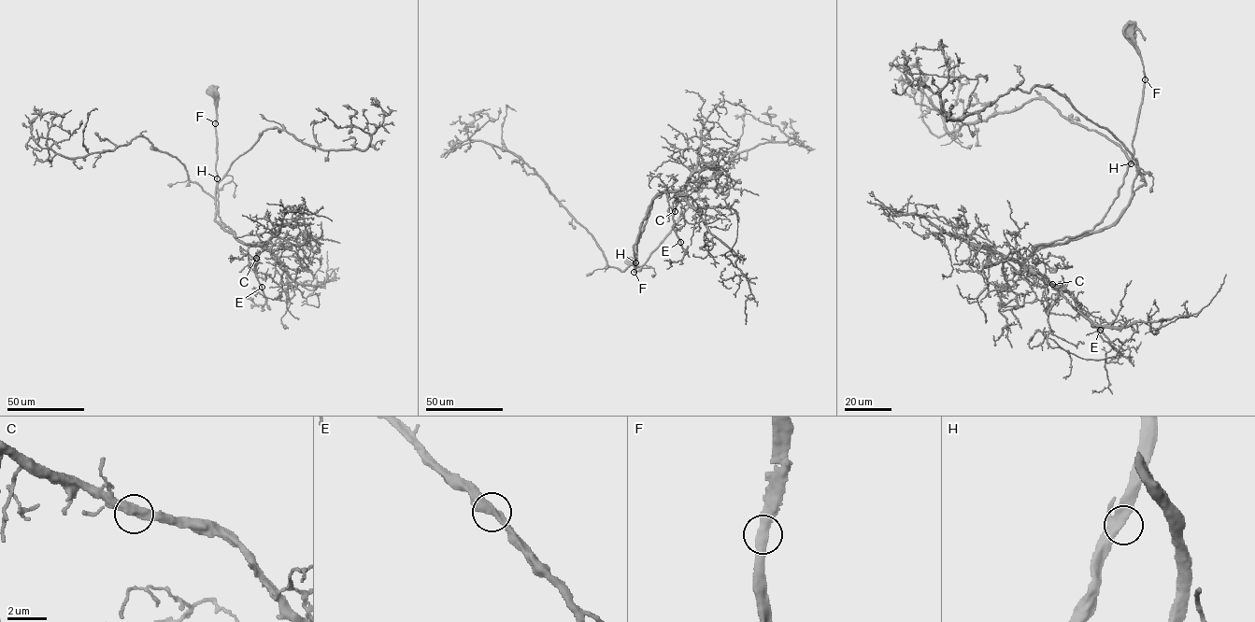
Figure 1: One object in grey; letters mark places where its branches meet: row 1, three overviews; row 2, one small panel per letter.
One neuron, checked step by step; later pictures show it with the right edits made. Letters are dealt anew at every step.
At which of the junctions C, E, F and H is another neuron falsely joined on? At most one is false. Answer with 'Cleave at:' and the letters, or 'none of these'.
Cleave at: none of these

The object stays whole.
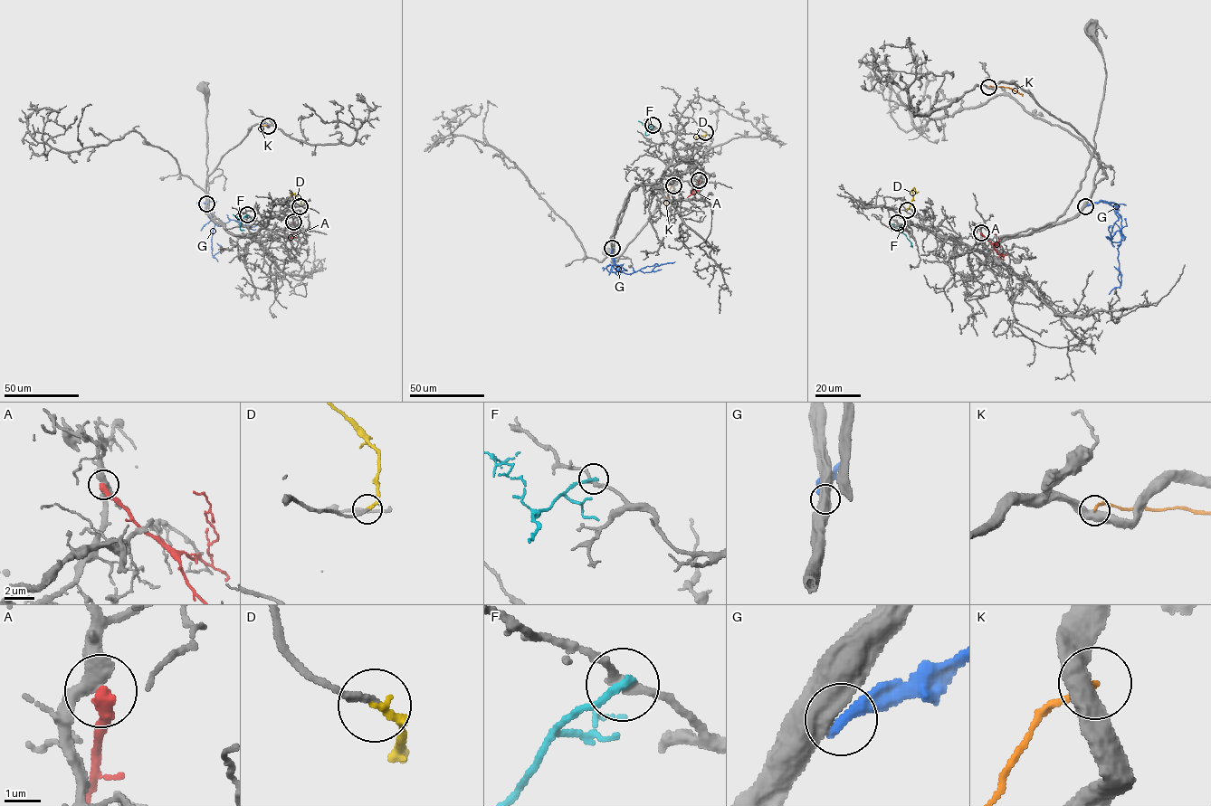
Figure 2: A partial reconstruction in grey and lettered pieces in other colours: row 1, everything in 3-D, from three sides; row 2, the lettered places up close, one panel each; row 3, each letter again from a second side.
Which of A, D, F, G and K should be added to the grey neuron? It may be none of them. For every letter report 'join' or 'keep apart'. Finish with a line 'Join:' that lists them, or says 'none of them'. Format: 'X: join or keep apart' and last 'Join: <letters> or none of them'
A: keep apart
D: join
F: keep apart
G: keep apart
K: keep apart
Join: D

